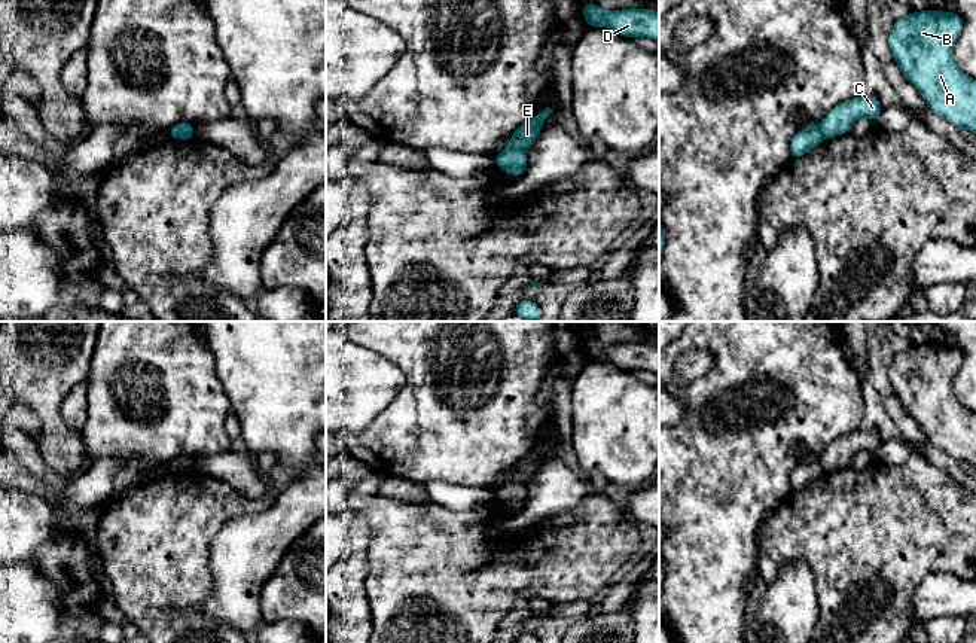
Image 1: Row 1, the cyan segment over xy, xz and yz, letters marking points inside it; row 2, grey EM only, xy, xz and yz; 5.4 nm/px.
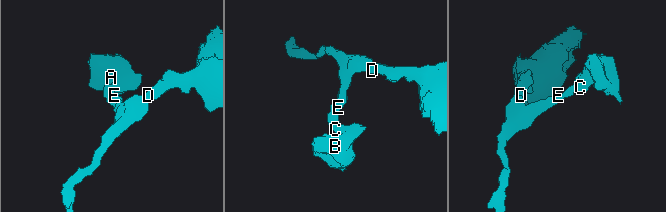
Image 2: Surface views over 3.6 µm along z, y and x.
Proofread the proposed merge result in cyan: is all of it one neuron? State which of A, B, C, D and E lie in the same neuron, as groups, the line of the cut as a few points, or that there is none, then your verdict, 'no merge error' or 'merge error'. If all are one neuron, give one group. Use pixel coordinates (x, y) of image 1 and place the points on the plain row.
A B C / D E; cut in xz along (509, 480), (525, 485); merge error

